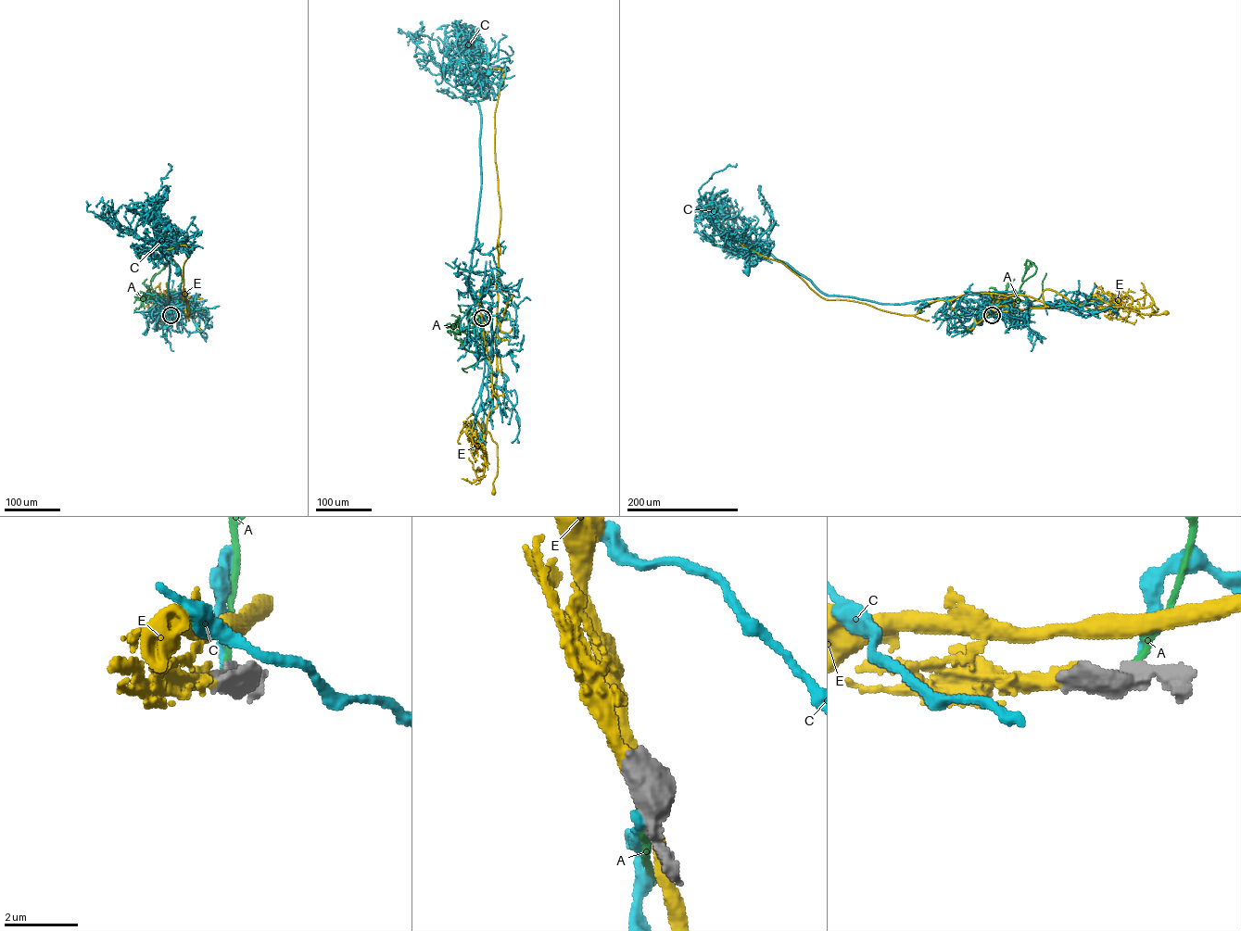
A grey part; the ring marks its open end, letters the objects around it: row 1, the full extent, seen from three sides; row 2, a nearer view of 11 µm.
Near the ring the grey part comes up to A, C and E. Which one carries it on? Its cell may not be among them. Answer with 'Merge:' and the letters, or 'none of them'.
Merge: E

